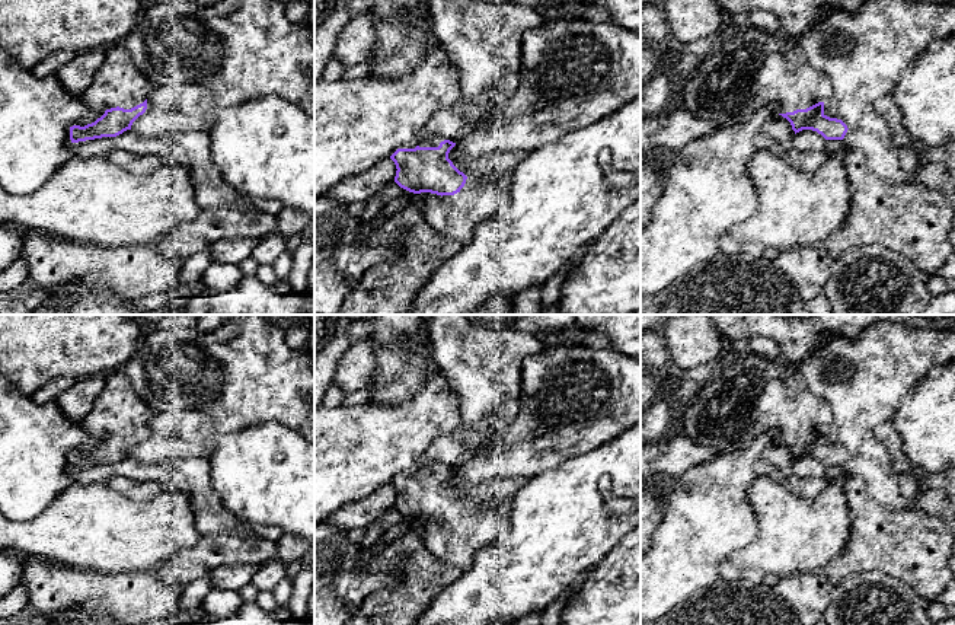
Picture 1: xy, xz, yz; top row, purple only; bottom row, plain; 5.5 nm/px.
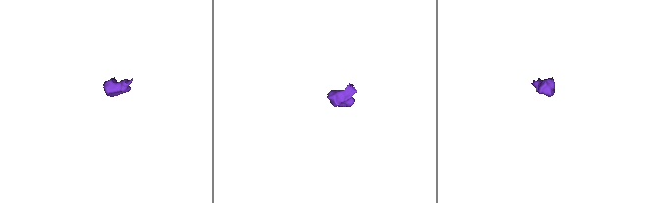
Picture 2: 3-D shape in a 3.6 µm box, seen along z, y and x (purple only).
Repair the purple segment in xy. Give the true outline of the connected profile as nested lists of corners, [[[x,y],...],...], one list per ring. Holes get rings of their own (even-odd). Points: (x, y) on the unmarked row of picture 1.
[[[119,370],[105,376],[103,390],[80,424],[90,436],[105,440],[84,453],[70,453],[71,469],[116,463],[131,456],[132,449],[147,436],[151,408],[132,390]]]

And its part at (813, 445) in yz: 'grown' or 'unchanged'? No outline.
grown

